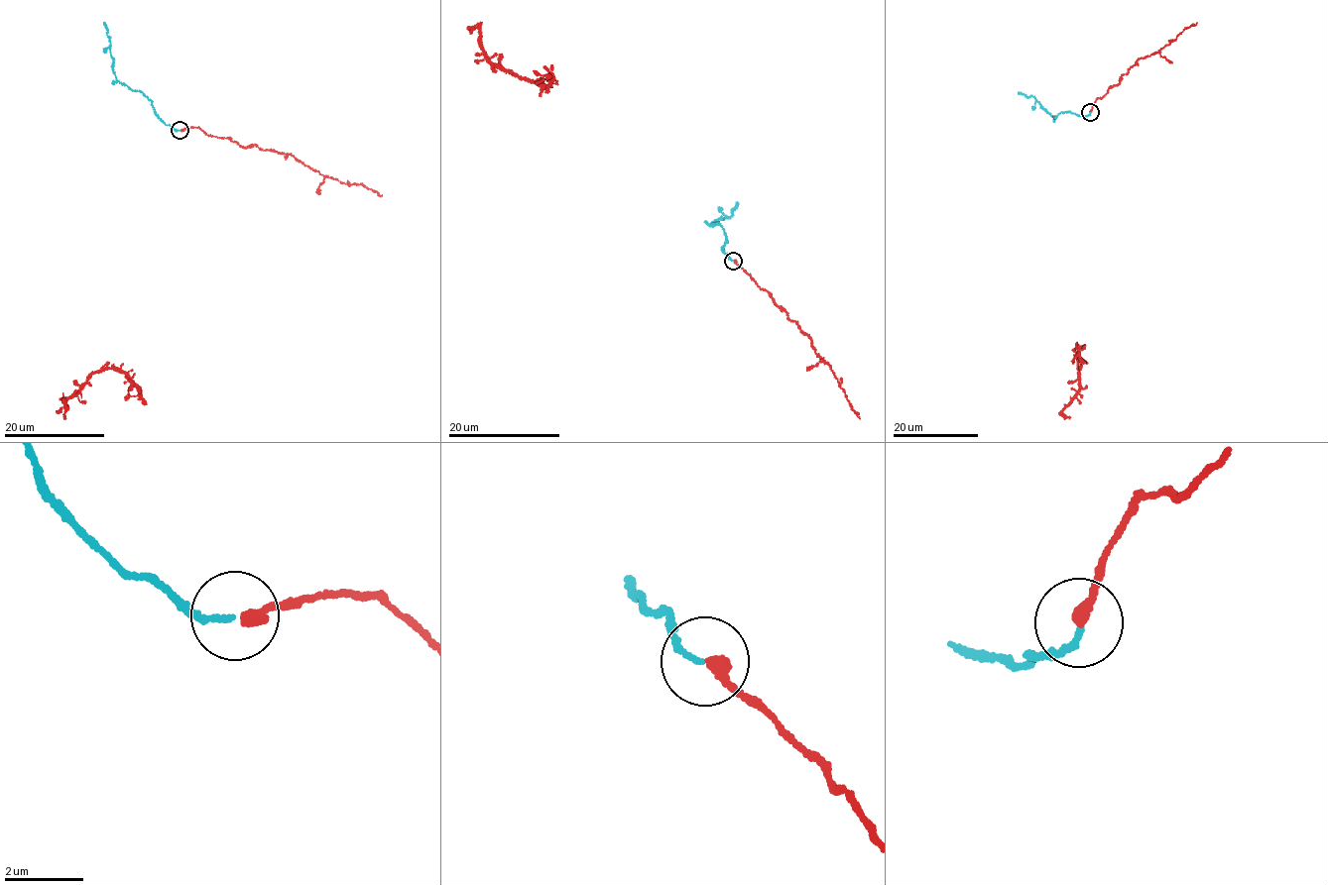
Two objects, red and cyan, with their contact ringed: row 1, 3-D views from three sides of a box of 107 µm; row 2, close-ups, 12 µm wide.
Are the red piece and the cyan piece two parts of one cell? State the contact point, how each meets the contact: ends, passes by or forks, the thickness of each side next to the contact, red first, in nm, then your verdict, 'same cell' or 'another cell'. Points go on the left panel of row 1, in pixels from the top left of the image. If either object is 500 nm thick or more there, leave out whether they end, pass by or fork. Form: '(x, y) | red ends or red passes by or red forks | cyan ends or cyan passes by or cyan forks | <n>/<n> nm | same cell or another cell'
(180, 130) | red ends | cyan ends | 320/130 nm | same cell

